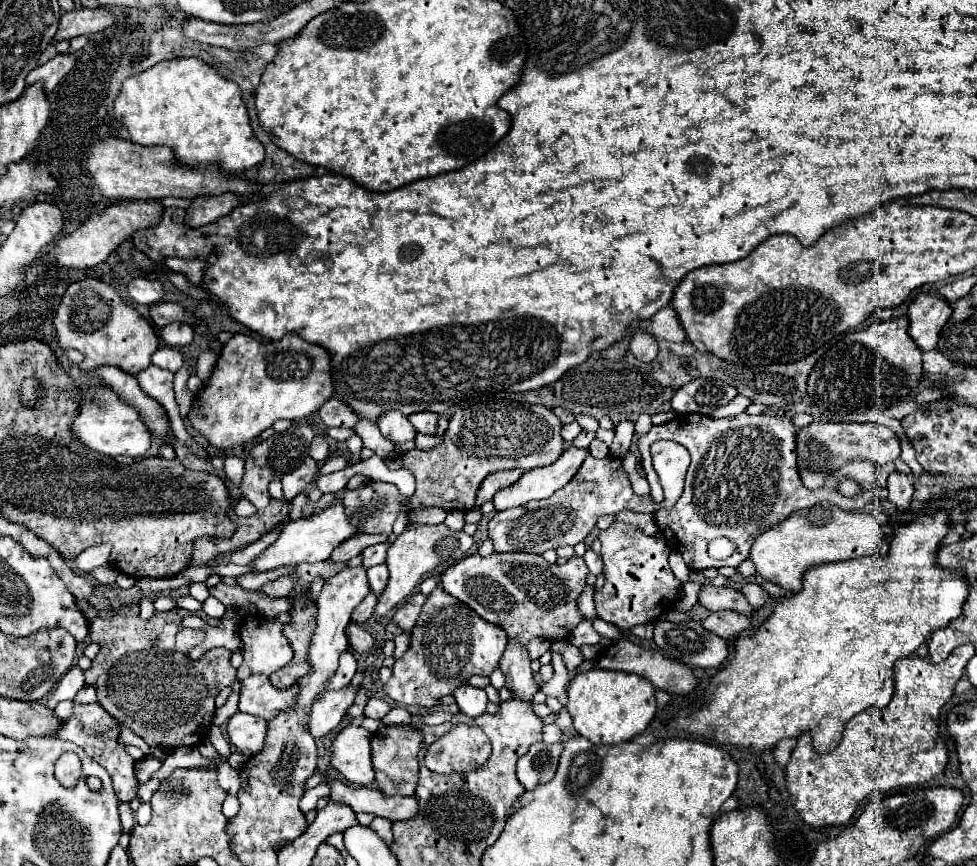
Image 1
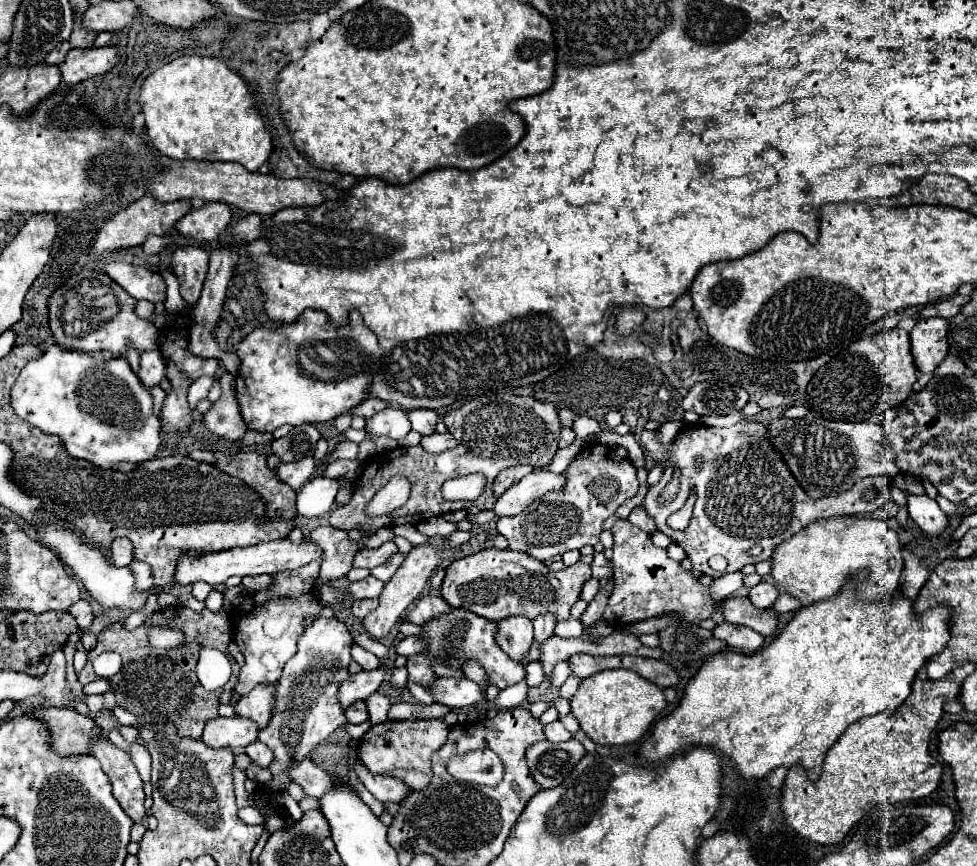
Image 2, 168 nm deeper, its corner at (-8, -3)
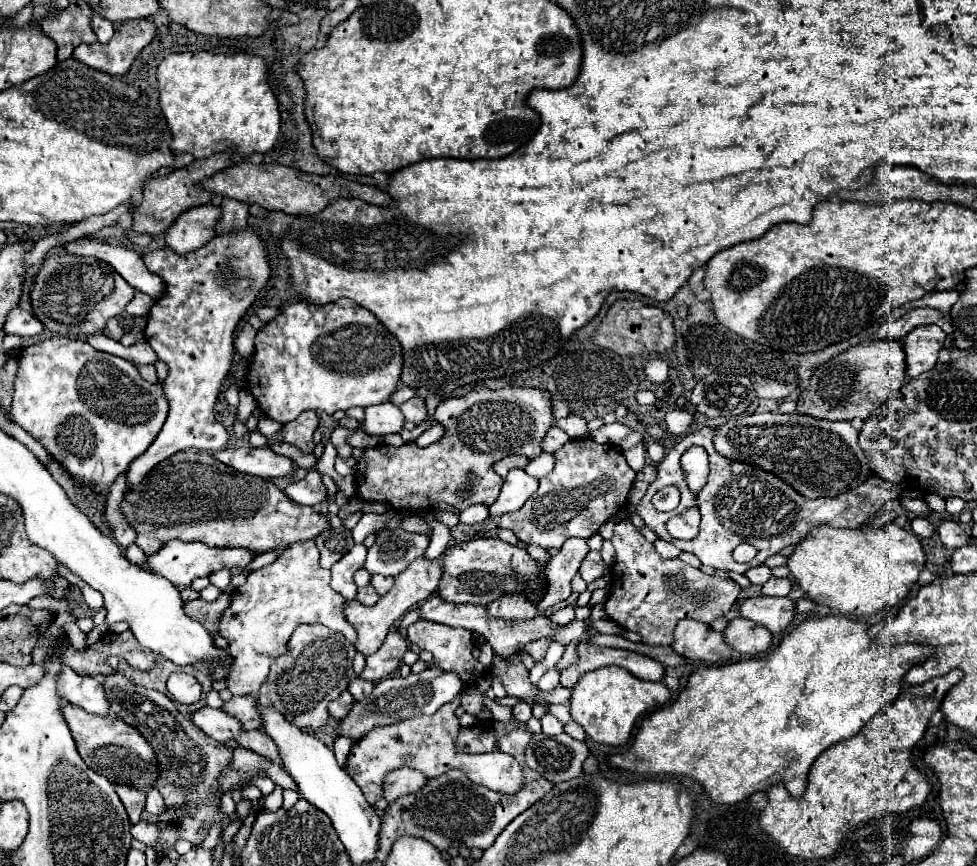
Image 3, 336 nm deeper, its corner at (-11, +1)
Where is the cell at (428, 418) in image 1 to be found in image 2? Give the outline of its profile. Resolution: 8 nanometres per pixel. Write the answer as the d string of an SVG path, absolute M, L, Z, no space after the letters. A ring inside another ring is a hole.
M415 409L415 411L407 411L407 417L411 421L413 431L421 433L421 435L433 435L435 433L435 425L439 421L437 411L429 411L429 409Z

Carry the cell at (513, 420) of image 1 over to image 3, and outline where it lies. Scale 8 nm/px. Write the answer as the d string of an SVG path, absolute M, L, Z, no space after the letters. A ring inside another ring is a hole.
M504 387L496 391L478 389L462 397L444 399L436 407L434 419L444 425L446 433L440 441L424 449L416 443L364 449L356 467L356 489L360 499L388 503L396 511L426 511L430 509L430 499L444 501L458 511L476 503L492 505L498 499L504 481L492 471L492 463L512 453L526 457L540 455L544 433L554 421L550 393L520 387ZM468 487L472 488L472 497L460 501L456 491Z

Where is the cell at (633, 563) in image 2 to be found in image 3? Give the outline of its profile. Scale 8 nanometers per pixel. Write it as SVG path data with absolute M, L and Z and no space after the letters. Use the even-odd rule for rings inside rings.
M630 519L616 523L612 545L616 555L612 565L612 593L604 603L606 615L624 629L638 633L646 645L672 645L672 633L680 619L688 617L712 623L726 615L738 599L740 585L736 581L710 577L680 559L662 559Z

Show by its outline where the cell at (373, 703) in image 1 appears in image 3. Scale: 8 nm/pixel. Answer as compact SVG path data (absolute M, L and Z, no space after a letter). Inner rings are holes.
M354 677L354 679L348 683L348 691L352 693L352 697L354 697L355 700L359 701L362 699L362 697L370 695L372 687L374 687L374 683L364 681L364 679L360 679L360 677Z

